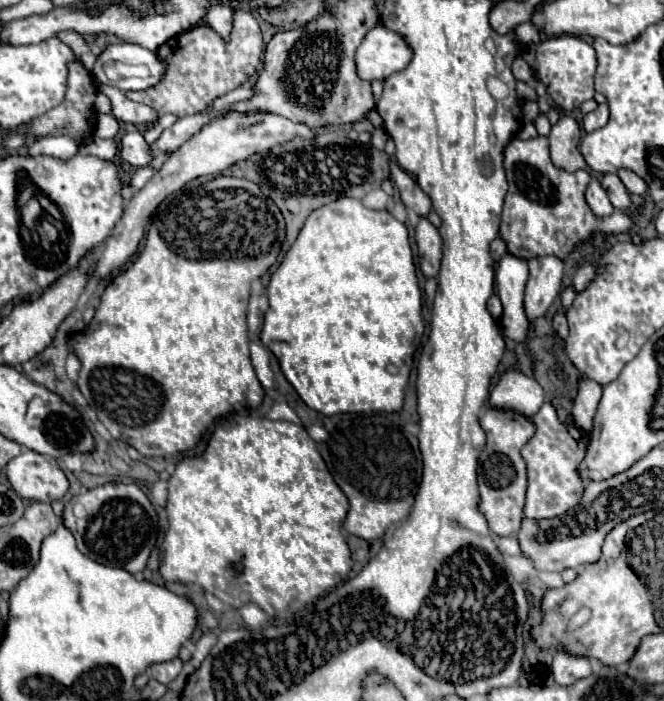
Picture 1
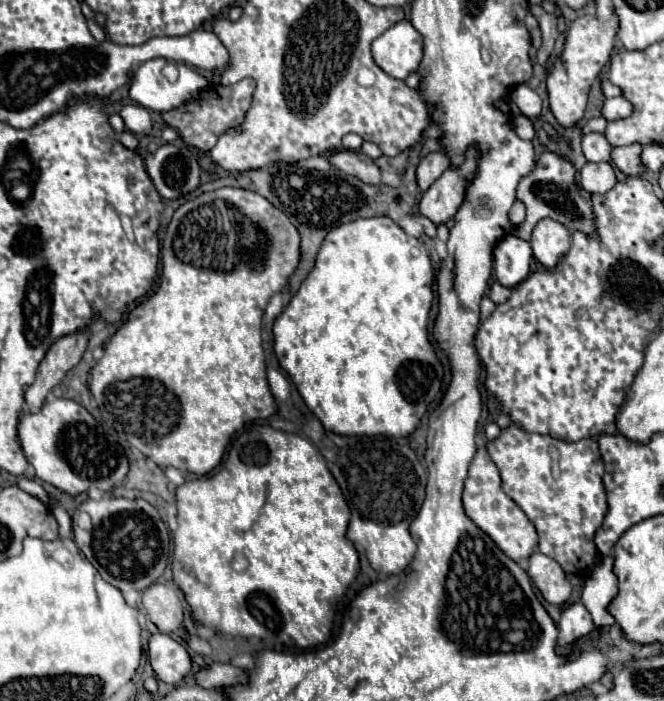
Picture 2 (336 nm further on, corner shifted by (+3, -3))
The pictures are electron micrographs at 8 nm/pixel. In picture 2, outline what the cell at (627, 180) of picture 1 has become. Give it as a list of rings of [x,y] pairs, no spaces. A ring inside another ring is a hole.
[[[634,143],[634,145],[628,145],[628,147],[614,147],[610,157],[612,157],[612,163],[624,175],[640,175],[640,173],[646,171],[640,163],[640,151],[642,151],[642,145]]]

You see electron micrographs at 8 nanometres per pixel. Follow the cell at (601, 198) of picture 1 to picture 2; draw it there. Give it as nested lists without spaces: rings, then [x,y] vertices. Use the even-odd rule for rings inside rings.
[[[608,161],[586,163],[580,171],[580,183],[588,193],[606,193],[616,185],[614,167]]]

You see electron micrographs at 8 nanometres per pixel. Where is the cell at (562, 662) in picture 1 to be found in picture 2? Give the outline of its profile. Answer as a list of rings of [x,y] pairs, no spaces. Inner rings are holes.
[[[578,601],[562,613],[558,629],[560,629],[558,653],[568,653],[578,639],[582,639],[582,637],[590,635],[590,631],[594,631],[594,623],[592,623],[588,609]]]

